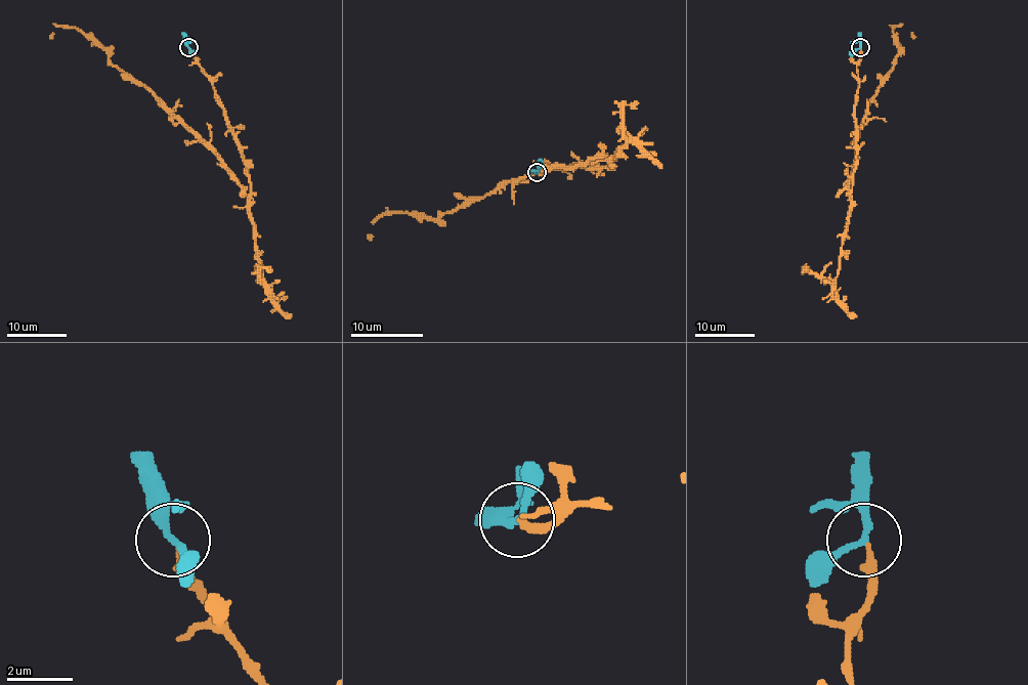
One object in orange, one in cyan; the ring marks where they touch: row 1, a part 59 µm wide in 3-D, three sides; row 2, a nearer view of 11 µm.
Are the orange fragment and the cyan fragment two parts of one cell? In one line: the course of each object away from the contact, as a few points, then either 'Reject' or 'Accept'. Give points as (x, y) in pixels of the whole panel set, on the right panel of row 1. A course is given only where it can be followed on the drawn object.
Course of orange: (861, 48), (851, 194), (858, 130), (868, 100), (898, 53), (894, 28), (902, 25), (914, 38). Course of cyan: (859, 47), (861, 33). Accept

